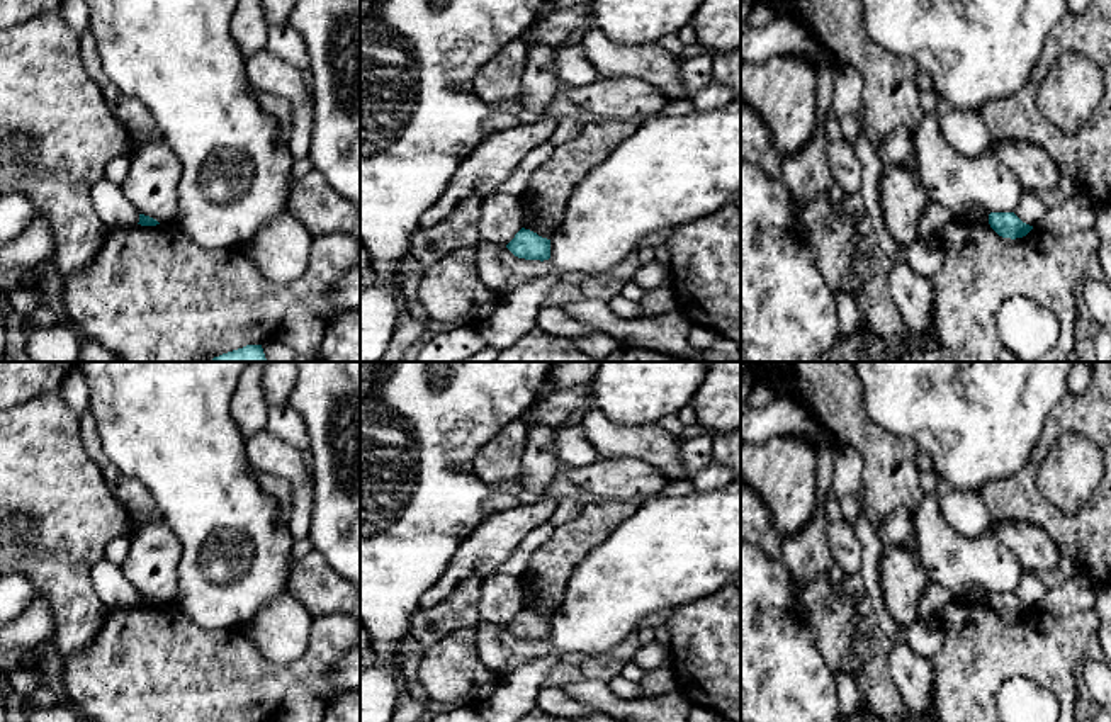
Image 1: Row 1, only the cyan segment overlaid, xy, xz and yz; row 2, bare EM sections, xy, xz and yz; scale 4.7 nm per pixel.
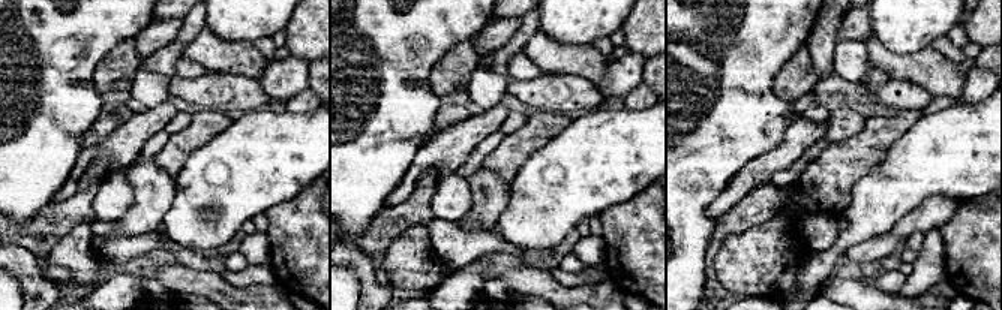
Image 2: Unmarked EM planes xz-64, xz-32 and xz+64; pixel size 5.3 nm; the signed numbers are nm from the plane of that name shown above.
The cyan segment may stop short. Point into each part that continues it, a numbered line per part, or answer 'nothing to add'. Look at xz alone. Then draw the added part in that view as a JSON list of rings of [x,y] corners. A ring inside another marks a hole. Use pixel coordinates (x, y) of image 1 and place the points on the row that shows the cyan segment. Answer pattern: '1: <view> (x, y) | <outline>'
nothing to add

